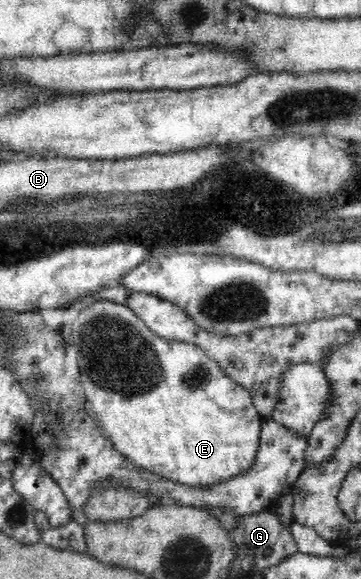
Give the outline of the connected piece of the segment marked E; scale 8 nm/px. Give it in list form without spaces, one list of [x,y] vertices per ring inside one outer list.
[[[93,301],[81,310],[78,318],[70,329],[70,342],[79,346],[78,366],[80,368],[81,384],[85,391],[87,409],[95,416],[101,430],[111,439],[115,450],[118,450],[133,465],[151,471],[173,482],[187,486],[210,487],[230,481],[238,474],[251,468],[260,446],[262,417],[254,406],[255,399],[244,387],[231,381],[224,370],[205,351],[186,342],[171,341],[161,338],[149,330],[149,327],[128,307],[111,301]]]

